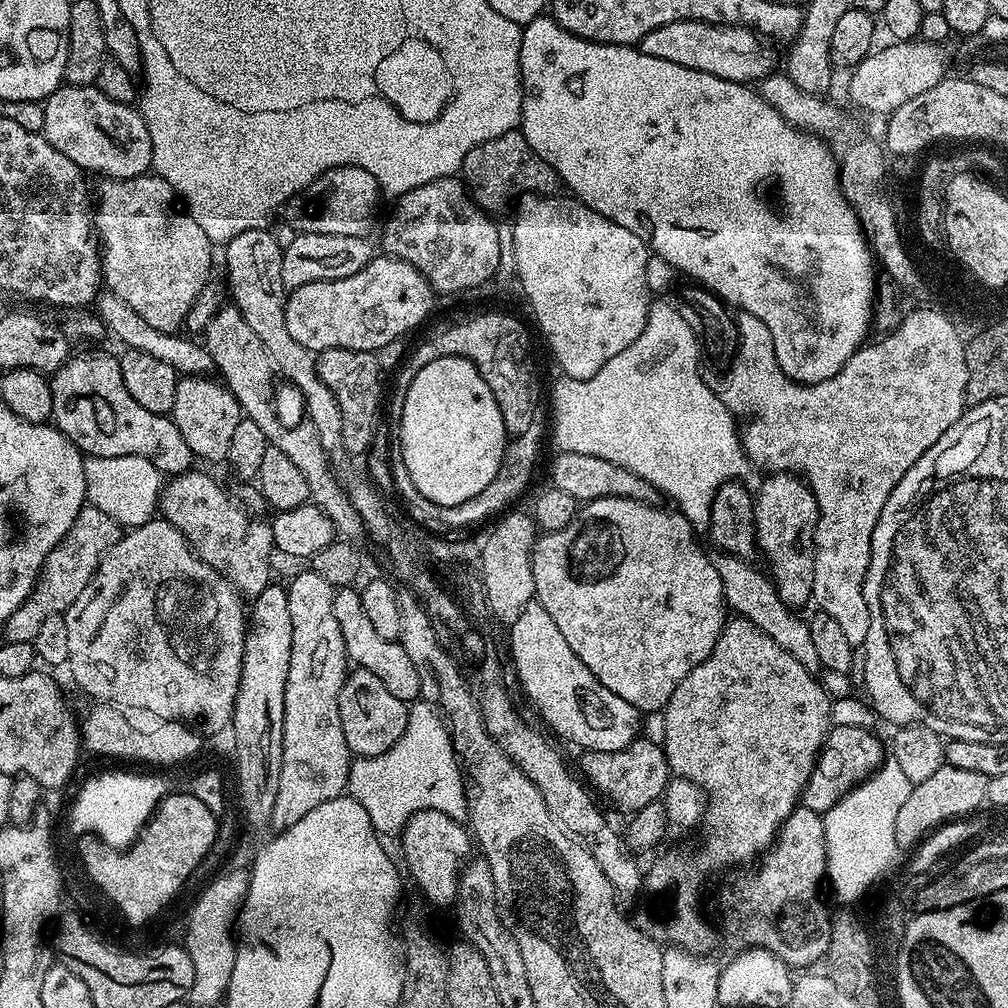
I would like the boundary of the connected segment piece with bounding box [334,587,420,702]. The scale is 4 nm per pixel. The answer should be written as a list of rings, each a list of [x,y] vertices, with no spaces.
[[[355,587],[336,589],[334,619],[338,621],[338,630],[342,630],[348,659],[356,668],[370,670],[370,674],[374,674],[374,678],[378,678],[378,682],[382,682],[382,686],[394,694],[394,698],[412,702],[419,697],[418,670],[414,670],[414,662],[410,662],[410,657],[406,650],[402,650],[399,640],[387,640],[375,632],[373,624],[362,610],[360,594]]]

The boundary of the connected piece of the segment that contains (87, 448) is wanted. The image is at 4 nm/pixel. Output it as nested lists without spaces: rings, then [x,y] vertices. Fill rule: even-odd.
[[[96,352],[93,356],[73,355],[58,371],[51,373],[50,383],[51,423],[85,457],[146,458],[146,462],[154,462],[156,469],[169,477],[179,476],[193,467],[190,446],[186,446],[182,434],[178,434],[178,426],[171,415],[154,414],[130,398],[115,355],[107,356],[104,352]]]

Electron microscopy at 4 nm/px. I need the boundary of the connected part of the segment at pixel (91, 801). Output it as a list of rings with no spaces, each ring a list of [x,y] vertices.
[[[130,772],[100,774],[81,788],[70,812],[70,826],[76,836],[97,836],[111,848],[127,849],[169,791],[170,785],[160,776]]]

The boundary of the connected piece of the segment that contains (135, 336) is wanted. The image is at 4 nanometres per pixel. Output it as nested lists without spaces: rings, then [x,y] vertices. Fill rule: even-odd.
[[[104,290],[96,297],[94,301],[94,311],[100,317],[104,324],[107,335],[117,336],[125,345],[125,349],[133,352],[141,352],[142,354],[150,354],[153,358],[159,358],[162,362],[174,366],[174,370],[180,376],[206,376],[213,371],[214,365],[212,356],[203,343],[196,344],[187,335],[173,334],[163,332],[154,326],[150,326],[150,322],[146,322],[146,318],[142,318],[142,314],[138,314],[136,310],[130,310],[130,306],[126,306],[126,302],[122,302],[122,298],[118,298],[112,292]]]

